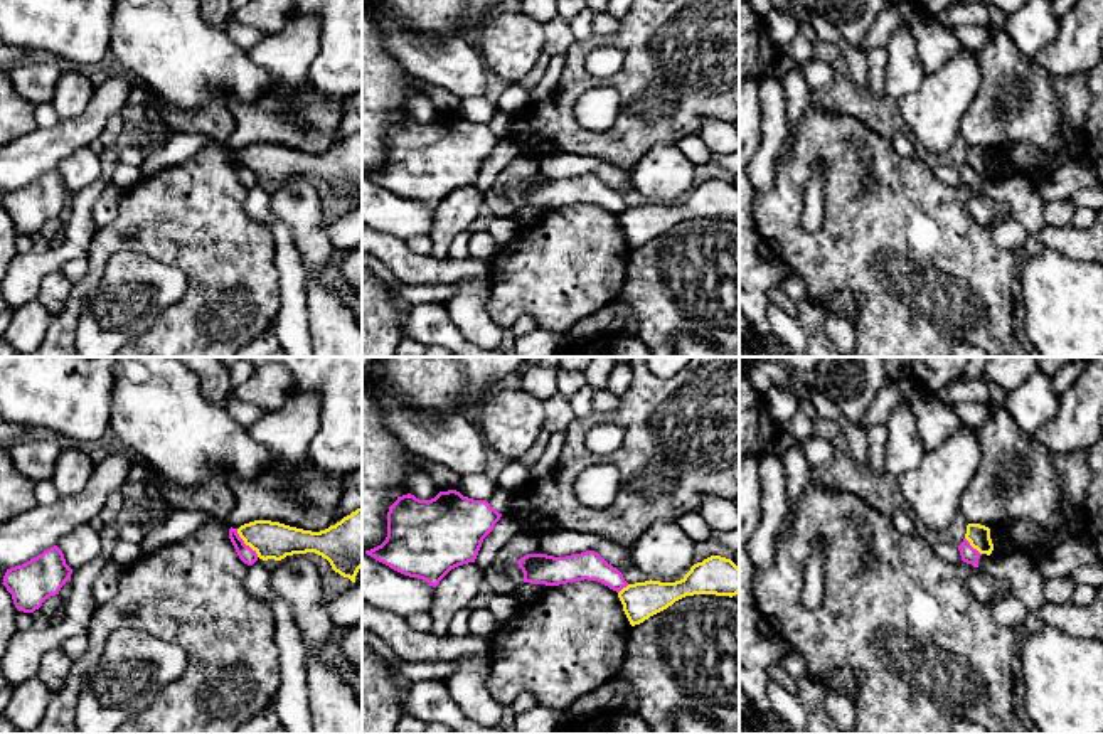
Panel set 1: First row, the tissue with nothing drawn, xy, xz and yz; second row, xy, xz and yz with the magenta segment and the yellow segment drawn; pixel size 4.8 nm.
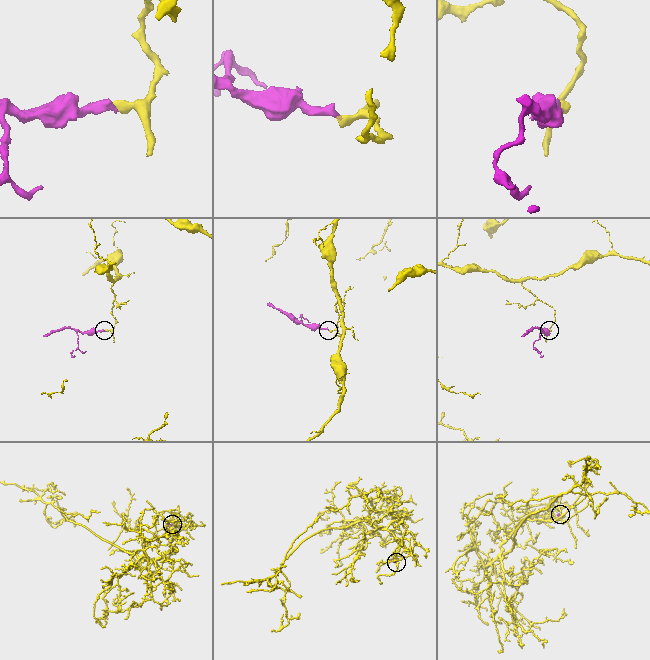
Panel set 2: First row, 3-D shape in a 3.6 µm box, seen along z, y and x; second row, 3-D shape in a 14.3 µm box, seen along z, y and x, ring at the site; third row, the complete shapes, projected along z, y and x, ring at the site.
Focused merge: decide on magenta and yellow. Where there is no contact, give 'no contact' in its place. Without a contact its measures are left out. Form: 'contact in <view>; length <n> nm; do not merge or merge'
contact in xy; length 170 nm; do not merge

